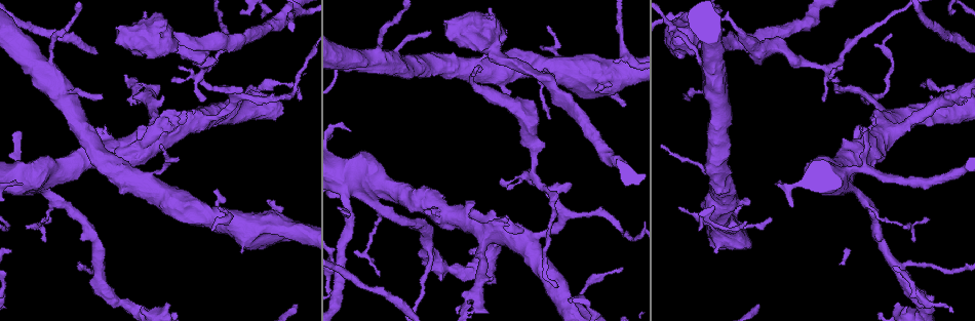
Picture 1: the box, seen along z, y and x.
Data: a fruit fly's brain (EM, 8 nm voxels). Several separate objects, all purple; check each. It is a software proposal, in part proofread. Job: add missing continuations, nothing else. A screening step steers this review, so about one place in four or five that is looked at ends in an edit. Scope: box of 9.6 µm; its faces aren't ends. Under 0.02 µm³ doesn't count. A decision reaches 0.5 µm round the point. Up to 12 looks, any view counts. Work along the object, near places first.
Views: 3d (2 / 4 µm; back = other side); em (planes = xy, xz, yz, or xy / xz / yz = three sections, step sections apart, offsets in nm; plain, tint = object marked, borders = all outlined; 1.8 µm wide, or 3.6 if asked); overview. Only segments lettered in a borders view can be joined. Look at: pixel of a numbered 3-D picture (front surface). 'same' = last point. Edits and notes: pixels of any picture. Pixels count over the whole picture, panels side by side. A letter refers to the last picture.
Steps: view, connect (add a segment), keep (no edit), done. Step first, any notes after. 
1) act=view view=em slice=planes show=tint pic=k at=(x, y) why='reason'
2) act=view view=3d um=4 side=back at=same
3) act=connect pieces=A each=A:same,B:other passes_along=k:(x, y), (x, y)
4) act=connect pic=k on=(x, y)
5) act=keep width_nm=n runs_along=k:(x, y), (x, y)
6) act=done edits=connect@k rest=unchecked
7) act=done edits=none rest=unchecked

act=view view=em slice=xz step=8 show=tint pic=1 at=(584, 285) why='a narrow waist'

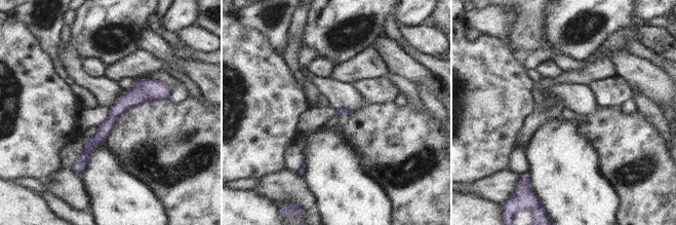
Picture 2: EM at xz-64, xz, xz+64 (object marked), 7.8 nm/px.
act=view view=em slice=planes show=tint at=same why='another direction'

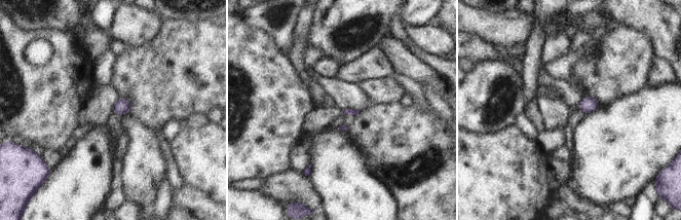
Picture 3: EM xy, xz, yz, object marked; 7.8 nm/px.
act=view view=em slice=planes show=borders at=same

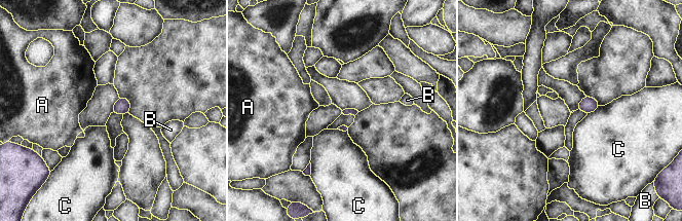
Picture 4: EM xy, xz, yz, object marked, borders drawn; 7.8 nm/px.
act=keep each=A:other,B:other,C:other found='no lettered segment goes on from it'

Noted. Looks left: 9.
act=view view=em slice=xz step=8 show=plain pic=1 at=(204, 98) why='thin end'

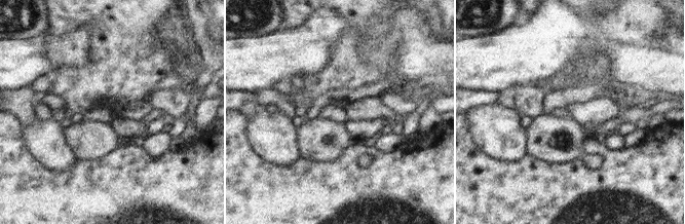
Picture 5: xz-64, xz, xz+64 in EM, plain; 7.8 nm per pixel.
act=view view=em slice=xz step=8 show=borders at=same why='see the neighbours'

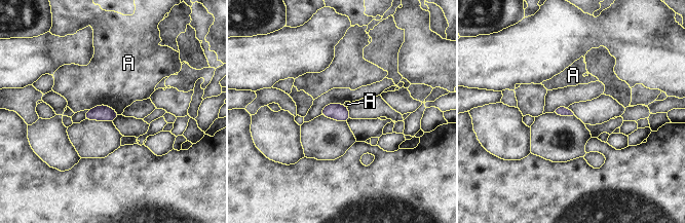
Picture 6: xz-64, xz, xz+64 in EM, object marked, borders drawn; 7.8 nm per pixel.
act=keep each=A:other border=6:(88, 109), (107, 105), (119, 114) found='no lettered segment goes on from it'

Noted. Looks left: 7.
act=view view=em slice=planes show=borders pic=1 at=(550, 116) why='branch stops here'

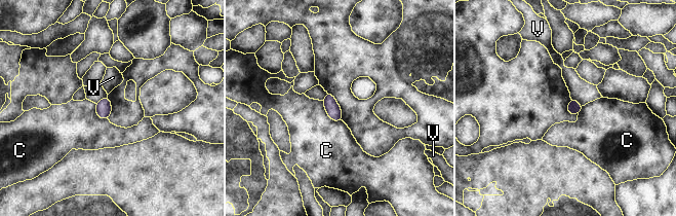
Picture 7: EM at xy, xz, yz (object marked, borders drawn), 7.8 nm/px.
act=keep each=C:other,V:other border=7:(322, 101), (326, 113), (341, 121) found='no lettered segment goes on from it'

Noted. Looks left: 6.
act=view view=em slice=planes show=tint pic=1 at=(102, 95) why='free end'

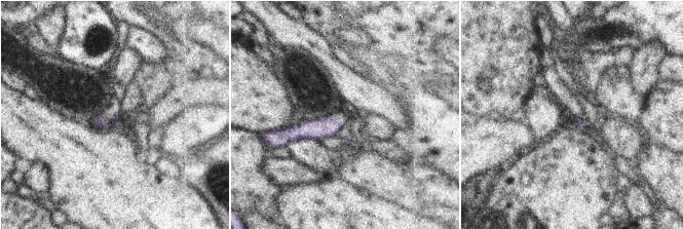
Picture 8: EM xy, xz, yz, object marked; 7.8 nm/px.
act=view view=em slice=planes show=borders at=same

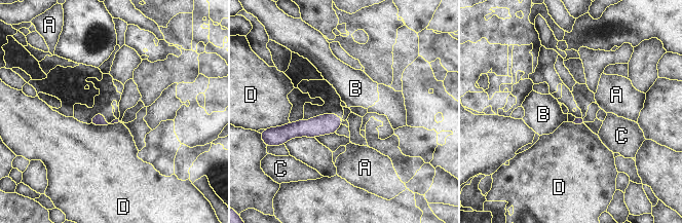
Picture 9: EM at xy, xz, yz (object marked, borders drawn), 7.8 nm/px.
act=keep each=A:other,B:other,C:other,D:other found='none of them fits'

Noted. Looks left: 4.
act=view view=em slice=planes show=borders pic=1 at=(782, 182) why='tapers out'

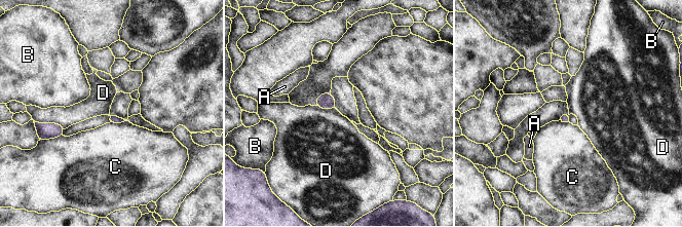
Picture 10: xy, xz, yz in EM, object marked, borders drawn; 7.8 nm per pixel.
act=keep each=A:other,B:other,C:other,D:other border=10:(38, 121), (60, 124), (65, 128) found='none of them fits'

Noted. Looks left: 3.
act=done edits=none rest=unchecked

